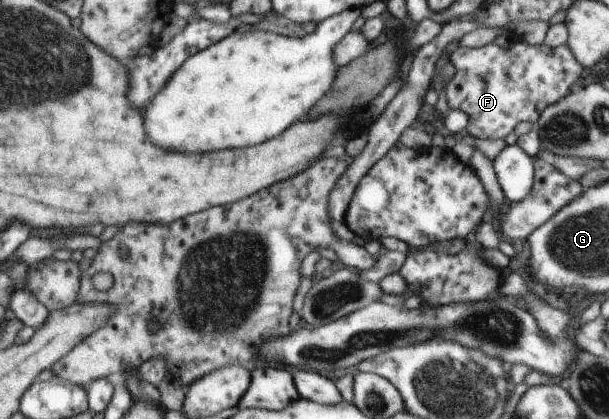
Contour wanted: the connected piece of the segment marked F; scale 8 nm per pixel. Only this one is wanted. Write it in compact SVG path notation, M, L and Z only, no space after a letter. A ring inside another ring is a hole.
M510 35L511 42L506 48L495 43L487 43L482 48L459 47L449 56L449 64L452 73L444 85L443 94L450 110L461 110L467 115L468 121L464 133L473 138L505 138L518 122L529 121L535 124L539 118L539 112L545 110L550 104L563 98L573 82L580 78L583 72L581 65L574 59L573 53L567 45L549 47L538 44L530 45L525 41L514 39Z

